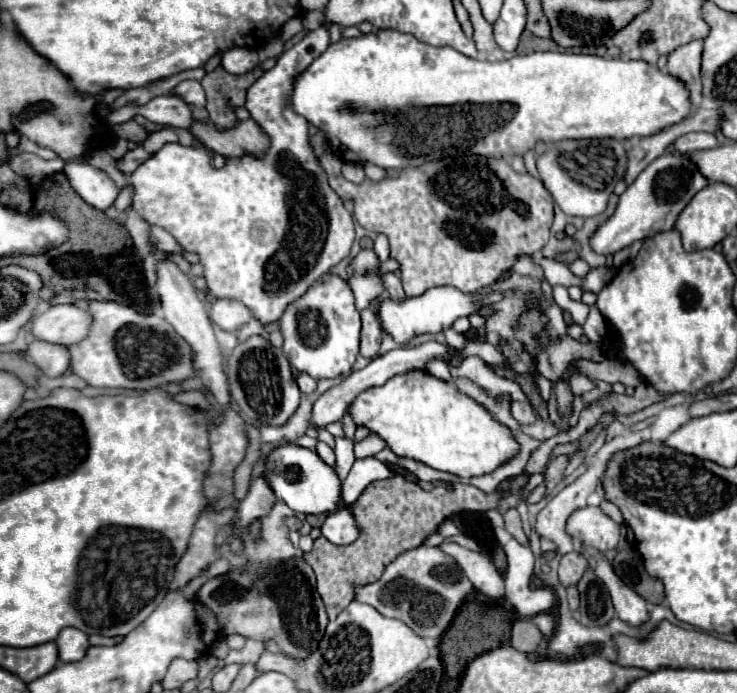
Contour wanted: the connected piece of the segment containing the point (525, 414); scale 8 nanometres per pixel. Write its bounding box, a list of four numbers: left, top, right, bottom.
[512,401,536,425]

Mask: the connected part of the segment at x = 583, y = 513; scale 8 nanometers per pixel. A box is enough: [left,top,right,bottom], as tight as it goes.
[568,507,620,551]

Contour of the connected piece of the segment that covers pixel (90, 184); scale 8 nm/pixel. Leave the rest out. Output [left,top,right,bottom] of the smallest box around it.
[64,163,120,211]

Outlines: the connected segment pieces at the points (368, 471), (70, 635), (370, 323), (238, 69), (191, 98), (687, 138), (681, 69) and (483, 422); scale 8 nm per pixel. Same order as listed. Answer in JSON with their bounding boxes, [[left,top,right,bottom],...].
[[342,457,394,505],[56,627,90,663],[360,309,382,359],[222,47,258,75],[174,81,206,107],[674,131,720,153],[668,39,704,107],[350,371,520,479]]

